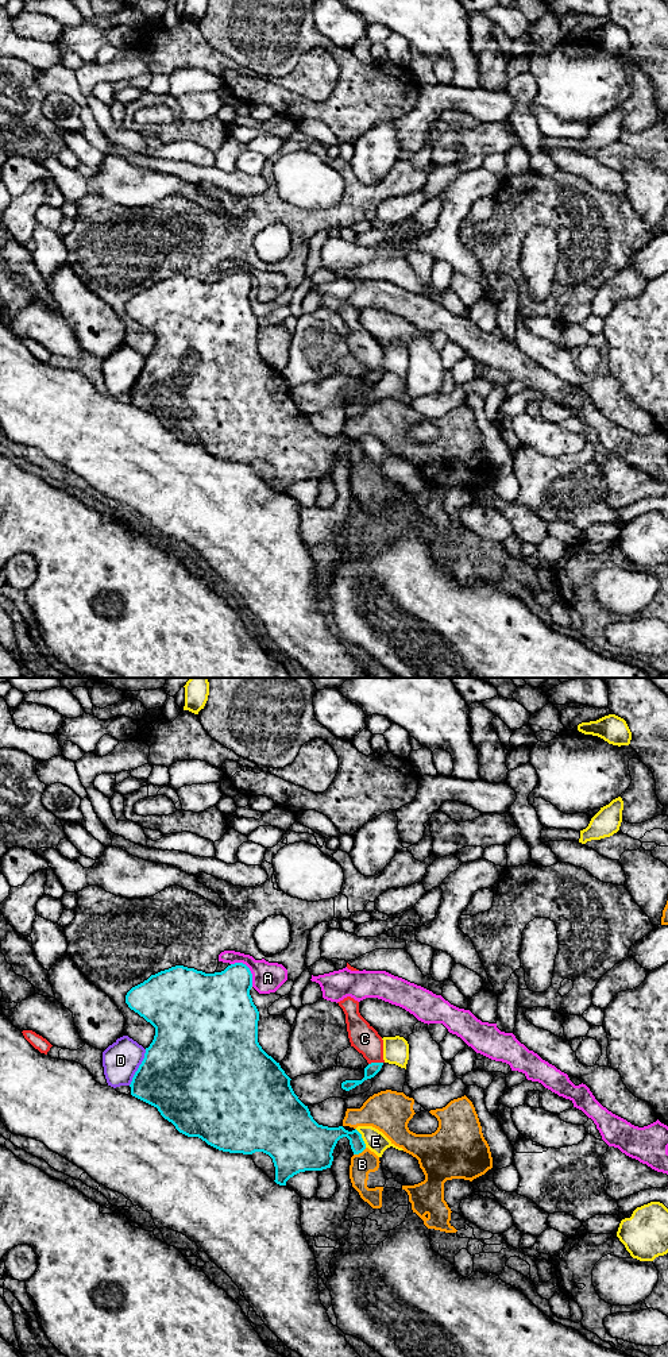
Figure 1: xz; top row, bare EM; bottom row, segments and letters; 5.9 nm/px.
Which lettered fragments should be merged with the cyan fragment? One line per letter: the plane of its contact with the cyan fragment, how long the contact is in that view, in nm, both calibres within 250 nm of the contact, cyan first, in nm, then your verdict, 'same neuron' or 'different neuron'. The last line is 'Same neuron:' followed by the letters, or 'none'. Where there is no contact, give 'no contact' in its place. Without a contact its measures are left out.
A: contact in xz; length 190 nm; calibres 340 and 180 nm; different neuron
B: contact in xz; length 90 nm; calibres 200 and 140 nm; different neuron
C: contact in xz; length 90 nm; calibres 80 and 170 nm; different neuron
D: contact in xz; length 240 nm; calibres 480 and 220 nm; different neuron
E: contact in xz; length 130 nm; calibres 190 and 120 nm; different neuron
Same neuron: none

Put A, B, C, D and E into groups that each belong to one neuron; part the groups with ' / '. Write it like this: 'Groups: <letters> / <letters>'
Groups: A / B / C / D / E

